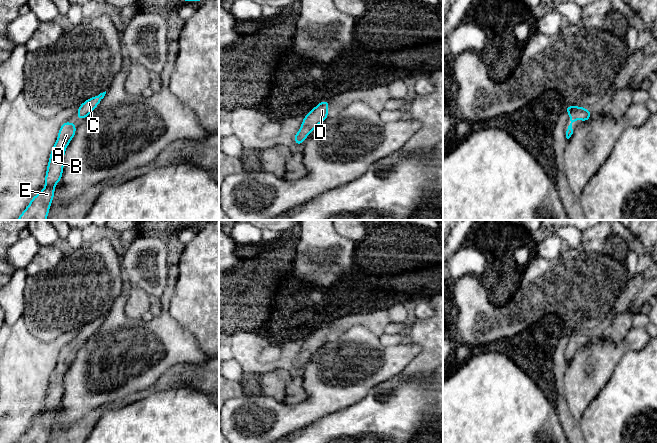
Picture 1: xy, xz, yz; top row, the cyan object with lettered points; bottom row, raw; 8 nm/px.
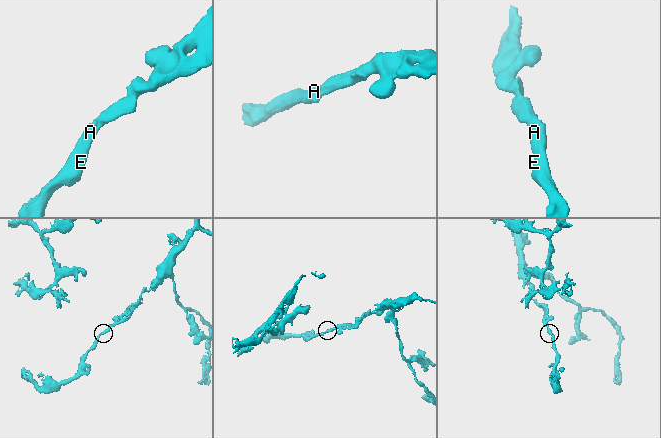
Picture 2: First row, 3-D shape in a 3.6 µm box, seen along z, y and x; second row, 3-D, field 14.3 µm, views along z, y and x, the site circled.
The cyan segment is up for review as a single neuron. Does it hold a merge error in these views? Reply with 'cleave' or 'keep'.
keep

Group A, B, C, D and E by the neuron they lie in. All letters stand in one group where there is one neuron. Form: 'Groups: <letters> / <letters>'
Groups: A B C D E

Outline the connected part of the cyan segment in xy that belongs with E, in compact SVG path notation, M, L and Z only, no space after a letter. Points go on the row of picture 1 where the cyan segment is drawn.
M63 122L54 144L45 175L45 187L36 194L29 205L16 220L46 220L53 201L54 188L62 179L64 154L70 141L76 134L76 122Z

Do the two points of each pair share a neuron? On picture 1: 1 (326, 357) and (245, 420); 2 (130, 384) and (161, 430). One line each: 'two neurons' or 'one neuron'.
1: one neuron
2: two neurons

